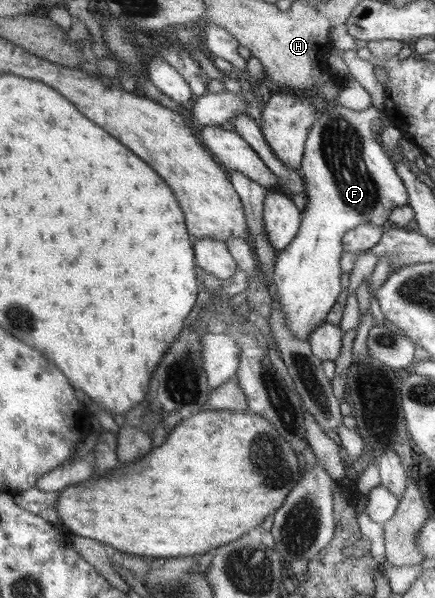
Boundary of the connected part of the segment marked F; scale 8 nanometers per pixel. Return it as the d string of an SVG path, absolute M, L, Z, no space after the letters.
M335 103L331 109L325 109L318 114L311 130L308 131L304 160L298 168L305 181L307 204L300 232L293 238L292 244L277 252L272 280L272 288L278 295L282 306L280 310L286 319L284 324L297 340L308 340L309 335L325 323L327 312L331 312L331 308L337 302L337 296L343 292L343 286L339 282L341 278L339 256L343 254L344 234L365 222L384 225L389 220L393 208L405 206L409 202L406 186L403 186L399 174L395 172L389 154L373 140L371 122L379 121L383 113L381 108L373 106L363 111L356 111Z

